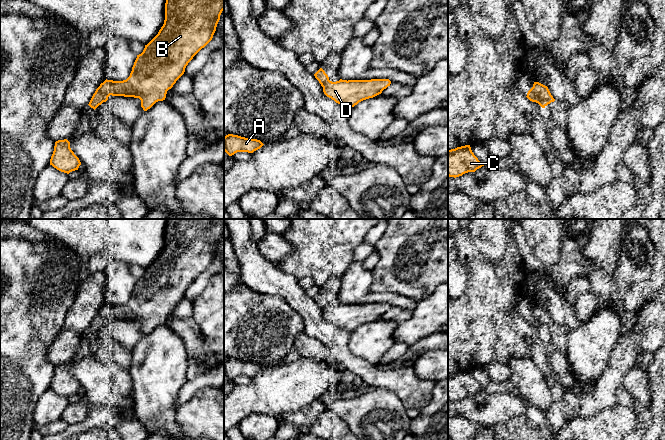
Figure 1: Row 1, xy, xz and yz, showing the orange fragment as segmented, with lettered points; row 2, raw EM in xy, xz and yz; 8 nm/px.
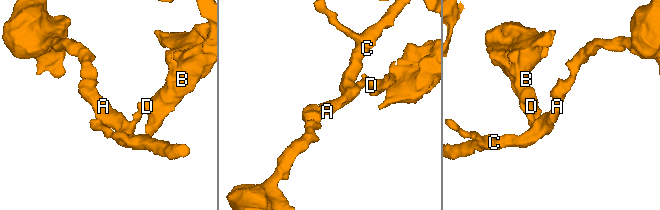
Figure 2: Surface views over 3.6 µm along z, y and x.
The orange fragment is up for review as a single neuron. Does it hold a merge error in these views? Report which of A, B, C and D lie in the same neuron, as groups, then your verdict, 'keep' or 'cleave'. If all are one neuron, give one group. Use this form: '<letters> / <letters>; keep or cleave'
A C / B D; cleave

